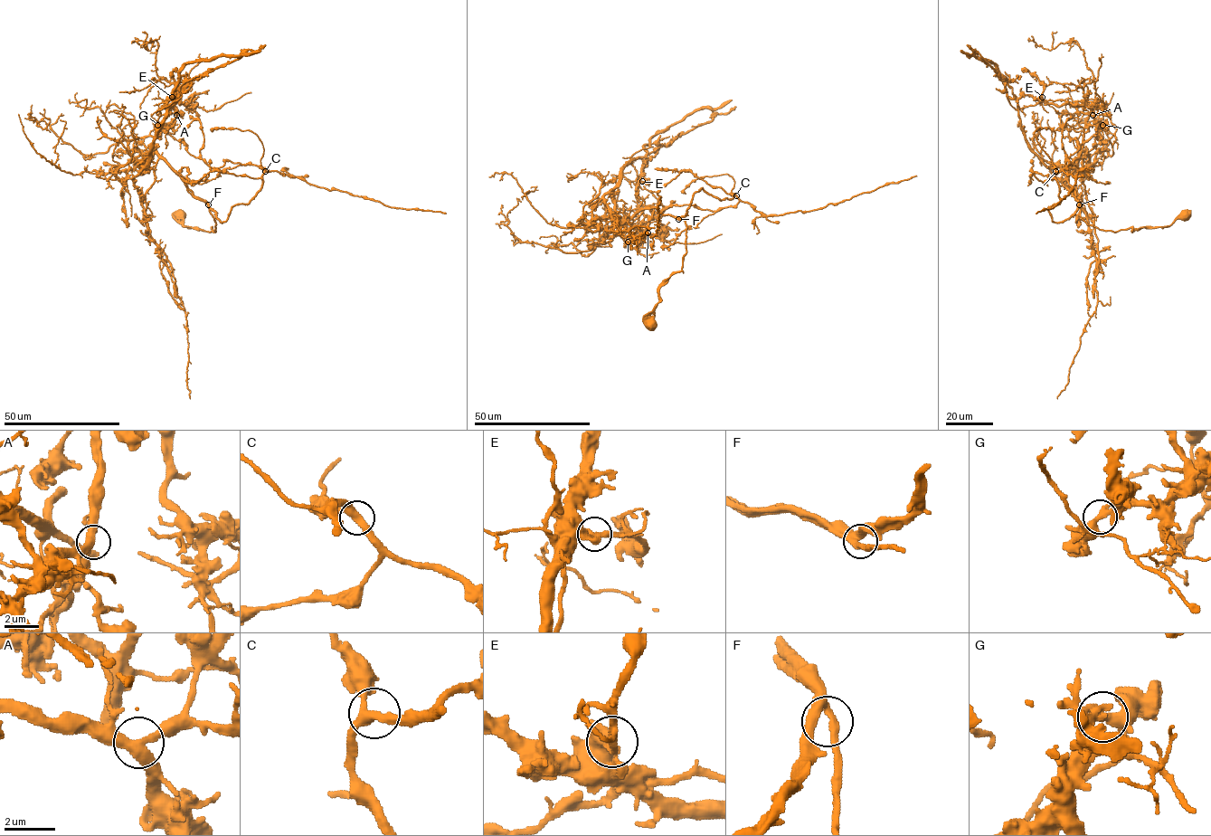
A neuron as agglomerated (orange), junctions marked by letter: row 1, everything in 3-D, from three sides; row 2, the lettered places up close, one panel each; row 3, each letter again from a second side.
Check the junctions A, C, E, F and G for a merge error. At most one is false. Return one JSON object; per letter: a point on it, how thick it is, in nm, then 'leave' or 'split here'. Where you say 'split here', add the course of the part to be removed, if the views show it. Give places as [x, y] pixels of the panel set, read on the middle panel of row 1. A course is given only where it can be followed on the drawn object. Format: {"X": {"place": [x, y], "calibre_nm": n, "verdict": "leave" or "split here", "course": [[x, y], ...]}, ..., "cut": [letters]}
{"A": {"place": [648, 232], "calibre_nm": 380, "verdict": "leave"}, "C": {"place": [736, 195], "calibre_nm": 340, "verdict": "leave"}, "E": {"place": [642, 181], "calibre_nm": 280, "verdict": "leave"}, "F": {"place": [678, 219], "calibre_nm": 260, "verdict": "leave"}, "G": {"place": [628, 242], "calibre_nm": 340, "verdict": "split here", "course": [[629, 242], [620, 233], [635, 213], [655, 208], [683, 217], [701, 188], [779, 215], [916, 175]]}, "cut": ["G"]}

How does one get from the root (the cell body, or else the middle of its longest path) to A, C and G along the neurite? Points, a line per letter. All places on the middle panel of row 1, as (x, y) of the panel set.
A: (668, 214), (662, 214), (655, 208), (642, 208), (625, 223), (630, 223), (640, 235), (648, 232)
C: (668, 214), (683, 217), (693, 194), (701, 188), (721, 200), (732, 199), (733, 194), (736, 195)
G: (668, 214), (662, 214), (655, 208), (642, 208), (625, 223), (625, 230), (620, 234), (627, 243), (629, 242)

